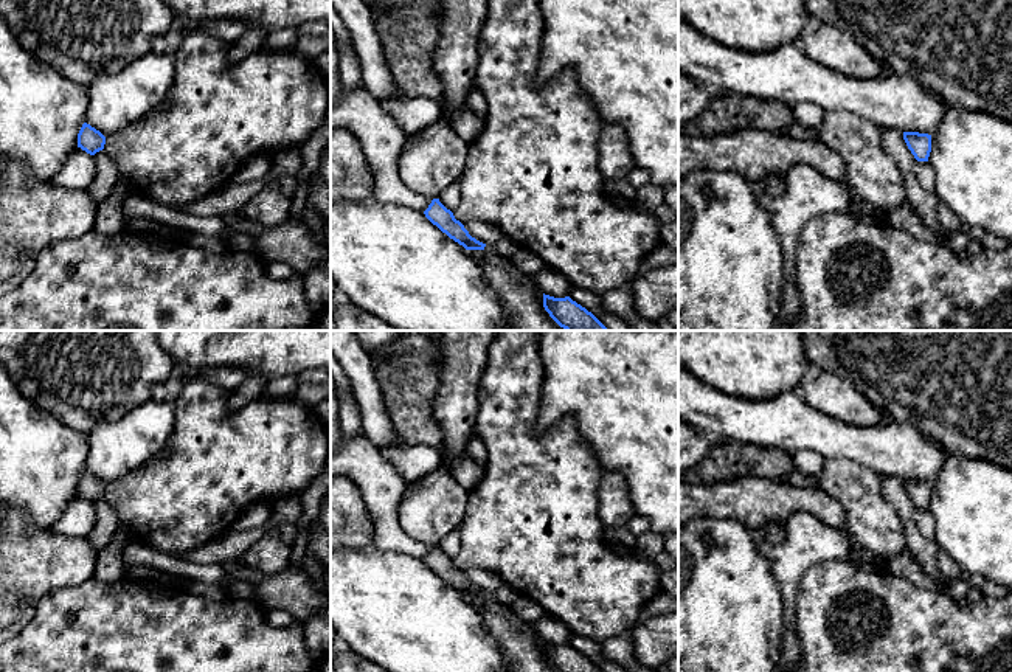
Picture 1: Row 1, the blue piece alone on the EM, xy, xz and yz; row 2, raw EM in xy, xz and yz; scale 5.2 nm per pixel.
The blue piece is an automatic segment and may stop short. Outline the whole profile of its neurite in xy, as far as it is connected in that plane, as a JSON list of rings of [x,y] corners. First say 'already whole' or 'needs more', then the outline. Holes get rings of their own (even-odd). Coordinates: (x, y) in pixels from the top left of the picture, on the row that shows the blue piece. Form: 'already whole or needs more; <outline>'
already whole; [[[84,123],[78,133],[78,147],[90,155],[95,155],[96,152],[104,149],[104,144],[106,137],[90,124]]]

